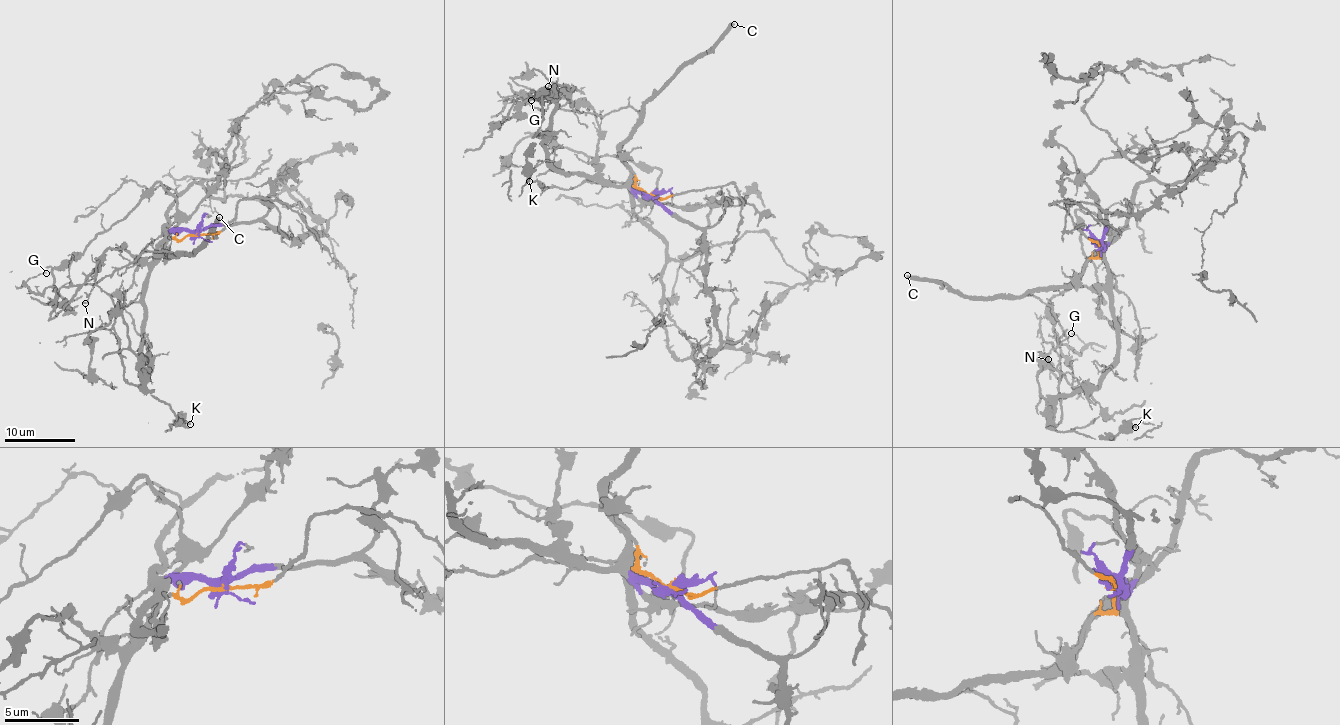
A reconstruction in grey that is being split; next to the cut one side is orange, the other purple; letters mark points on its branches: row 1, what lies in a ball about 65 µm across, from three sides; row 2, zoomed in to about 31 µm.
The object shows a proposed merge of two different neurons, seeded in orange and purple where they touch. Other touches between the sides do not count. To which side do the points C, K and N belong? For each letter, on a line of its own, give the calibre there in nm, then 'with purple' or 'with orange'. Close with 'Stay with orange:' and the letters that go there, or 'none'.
C: calibre 420 nm; with orange
K: calibre 220 nm; with purple
N: calibre 140 nm; with purple
Stay with orange: C

